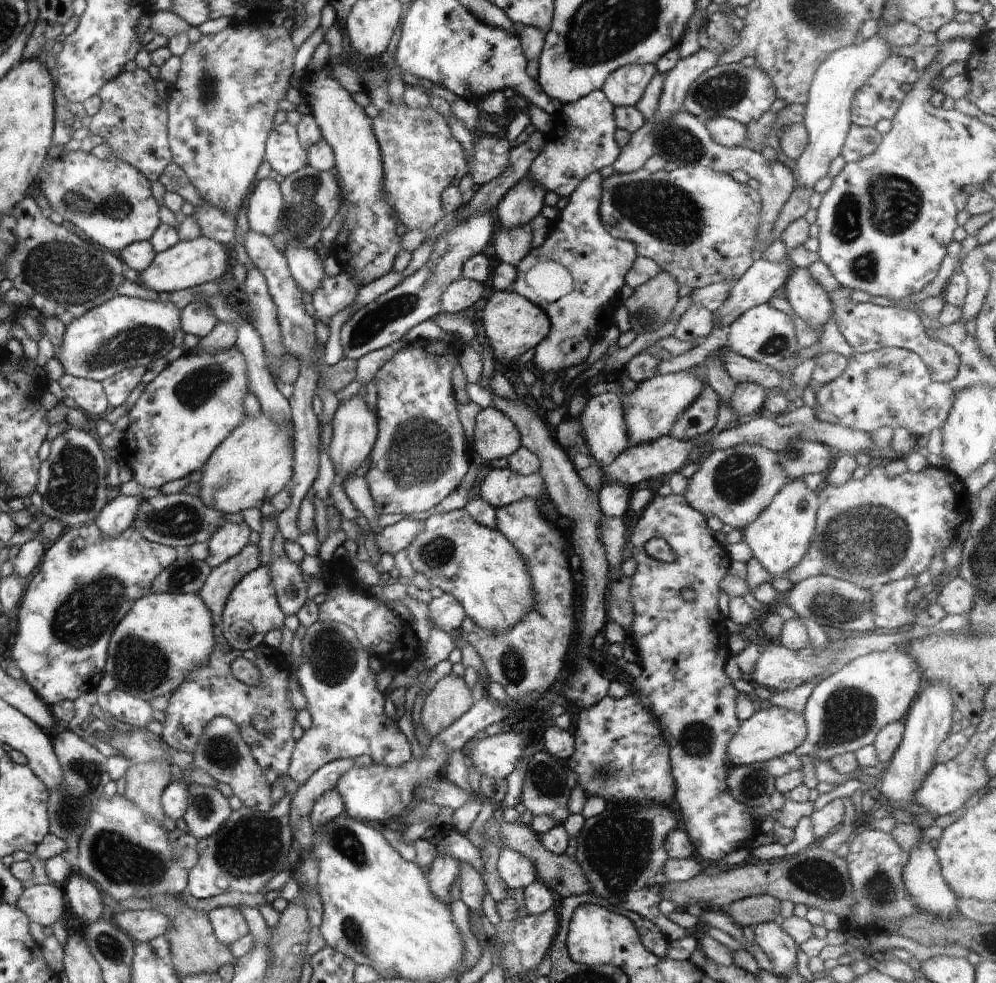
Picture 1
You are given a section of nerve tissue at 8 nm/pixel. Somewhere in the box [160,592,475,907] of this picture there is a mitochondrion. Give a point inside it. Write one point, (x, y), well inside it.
(251, 846)

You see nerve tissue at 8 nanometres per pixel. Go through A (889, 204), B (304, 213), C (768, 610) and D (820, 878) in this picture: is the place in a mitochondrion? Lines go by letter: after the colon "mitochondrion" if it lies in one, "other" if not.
A: mitochondrion
B: mitochondrion
C: other
D: mitochondrion

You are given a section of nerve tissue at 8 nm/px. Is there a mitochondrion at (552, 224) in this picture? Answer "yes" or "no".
no

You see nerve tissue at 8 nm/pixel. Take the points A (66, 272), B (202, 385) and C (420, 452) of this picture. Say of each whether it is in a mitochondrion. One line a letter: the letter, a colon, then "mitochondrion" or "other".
A: mitochondrion
B: mitochondrion
C: mitochondrion

